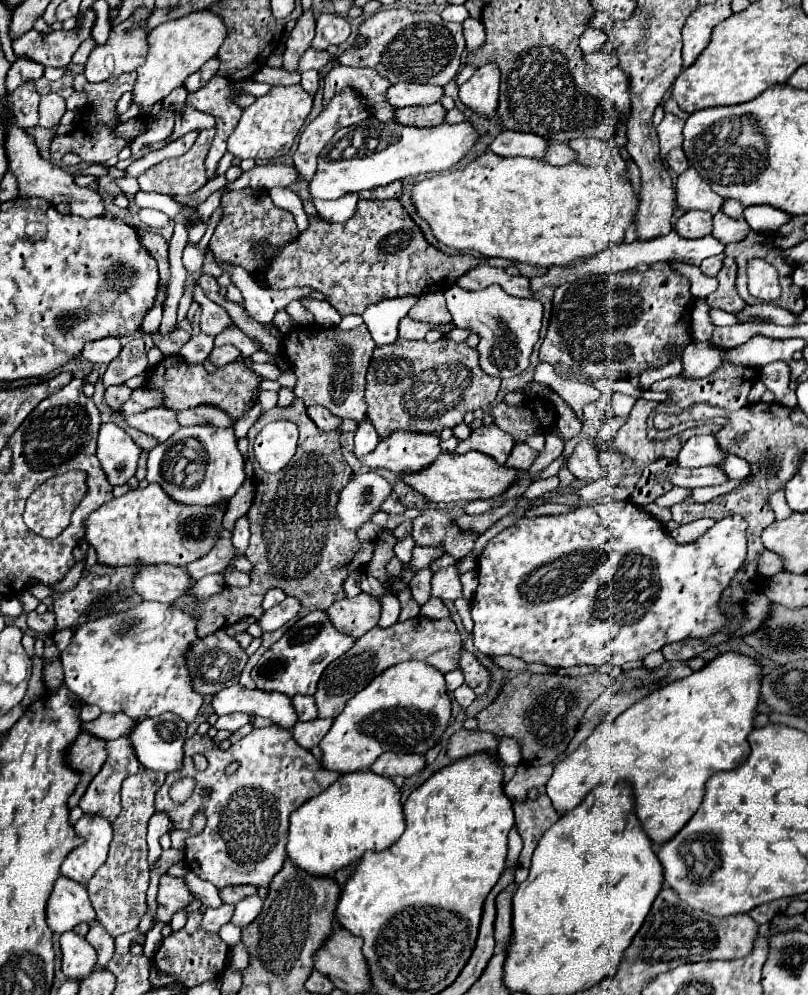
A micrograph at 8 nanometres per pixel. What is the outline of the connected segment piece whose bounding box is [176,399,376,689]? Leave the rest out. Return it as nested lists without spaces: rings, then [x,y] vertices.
[[[296,399],[288,409],[274,407],[248,431],[249,449],[247,455],[254,455],[253,444],[258,432],[267,424],[276,420],[296,423],[300,437],[298,449],[292,461],[280,473],[266,473],[258,463],[254,466],[254,501],[248,511],[250,519],[250,545],[246,549],[246,559],[252,563],[252,583],[244,589],[224,587],[220,593],[208,599],[180,599],[176,607],[192,613],[196,617],[196,635],[204,637],[210,631],[224,628],[225,625],[238,623],[244,617],[260,615],[260,603],[268,589],[282,589],[286,595],[300,599],[302,609],[293,619],[274,633],[262,635],[262,645],[249,658],[242,671],[239,683],[247,689],[255,689],[251,671],[266,650],[276,643],[284,631],[288,631],[296,621],[316,609],[328,609],[336,599],[344,597],[344,581],[352,571],[364,571],[372,561],[376,541],[358,539],[356,531],[344,531],[336,515],[336,503],[342,487],[352,479],[352,469],[344,461],[340,451],[340,433],[320,431],[310,417],[300,399]]]

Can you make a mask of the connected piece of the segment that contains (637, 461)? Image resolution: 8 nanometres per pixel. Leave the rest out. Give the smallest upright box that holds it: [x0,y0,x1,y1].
[612,399,708,469]

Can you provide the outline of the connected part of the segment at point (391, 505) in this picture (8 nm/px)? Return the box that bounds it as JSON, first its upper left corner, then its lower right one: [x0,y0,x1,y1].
[380,495,406,515]

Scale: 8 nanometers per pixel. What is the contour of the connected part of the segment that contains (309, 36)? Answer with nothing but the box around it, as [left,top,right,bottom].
[284,11,314,71]

